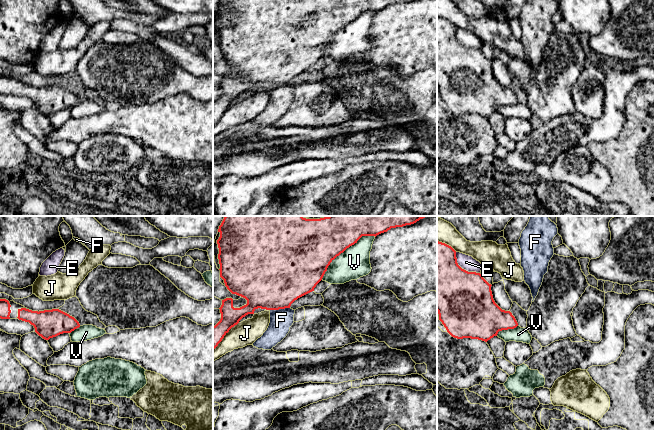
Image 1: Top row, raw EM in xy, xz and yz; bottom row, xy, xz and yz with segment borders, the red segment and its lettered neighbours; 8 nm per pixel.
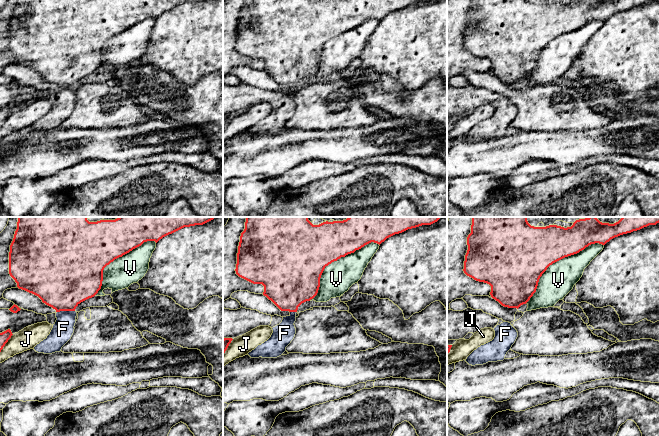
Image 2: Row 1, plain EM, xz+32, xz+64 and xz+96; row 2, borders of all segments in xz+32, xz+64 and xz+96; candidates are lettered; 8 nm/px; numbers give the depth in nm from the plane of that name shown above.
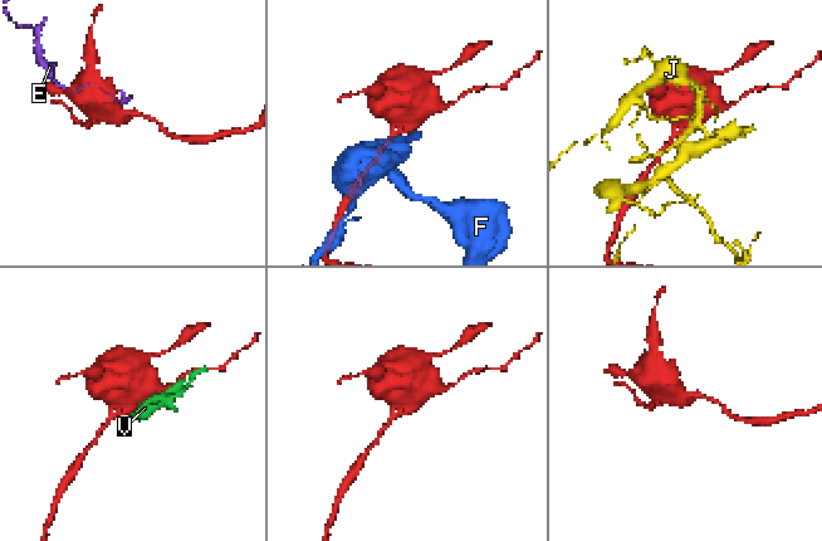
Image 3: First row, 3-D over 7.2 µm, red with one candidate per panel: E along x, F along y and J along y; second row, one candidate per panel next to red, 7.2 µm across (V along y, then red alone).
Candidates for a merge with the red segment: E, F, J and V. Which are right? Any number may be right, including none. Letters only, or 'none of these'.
none of these

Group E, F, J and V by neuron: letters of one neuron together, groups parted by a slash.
E / F / J / V

